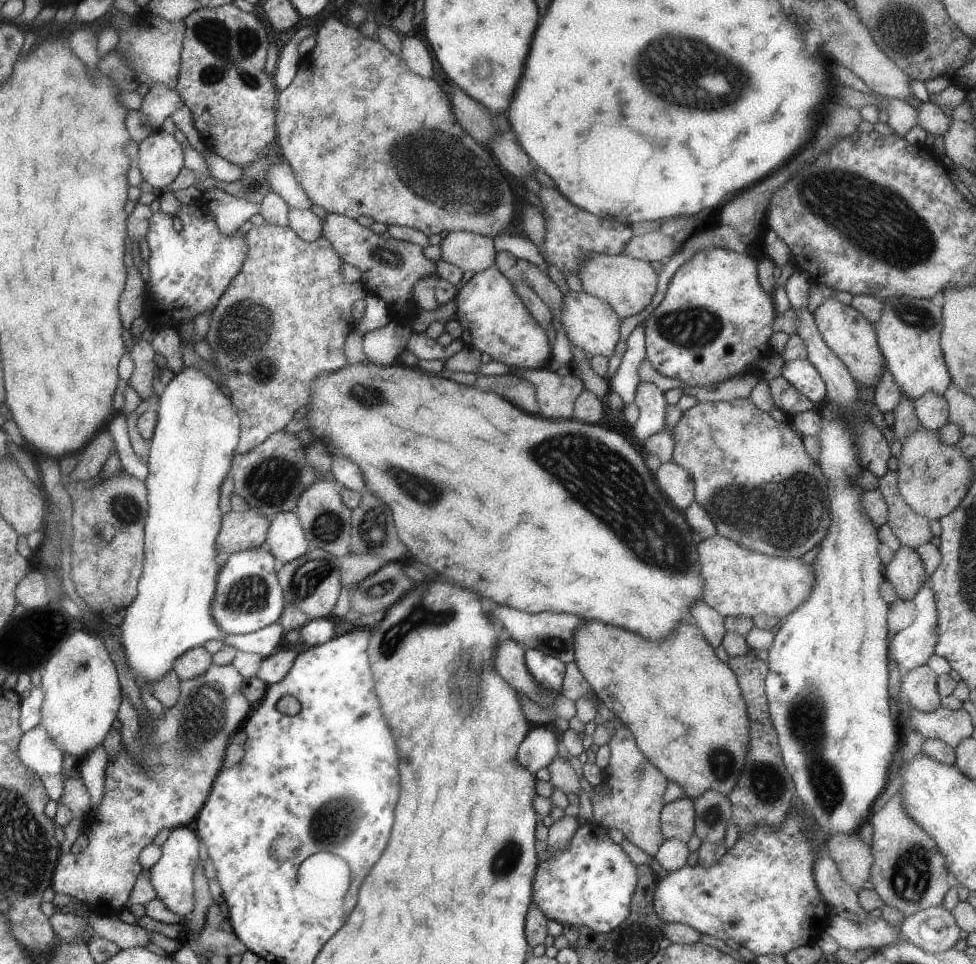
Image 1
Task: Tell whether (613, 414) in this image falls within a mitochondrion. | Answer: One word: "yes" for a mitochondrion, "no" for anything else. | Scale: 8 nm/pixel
no

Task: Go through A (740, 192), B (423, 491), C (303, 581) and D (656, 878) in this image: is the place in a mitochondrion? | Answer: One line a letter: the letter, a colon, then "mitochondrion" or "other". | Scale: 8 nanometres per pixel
A: other
B: mitochondrion
C: mitochondrion
D: other

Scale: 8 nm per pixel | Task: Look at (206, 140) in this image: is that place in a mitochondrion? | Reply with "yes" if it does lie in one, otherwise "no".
no

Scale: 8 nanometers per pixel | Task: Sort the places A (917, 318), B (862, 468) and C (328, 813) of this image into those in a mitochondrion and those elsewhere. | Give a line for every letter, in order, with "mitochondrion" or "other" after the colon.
A: mitochondrion
B: other
C: mitochondrion

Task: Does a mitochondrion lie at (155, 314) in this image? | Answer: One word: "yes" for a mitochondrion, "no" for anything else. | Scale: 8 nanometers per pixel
no

